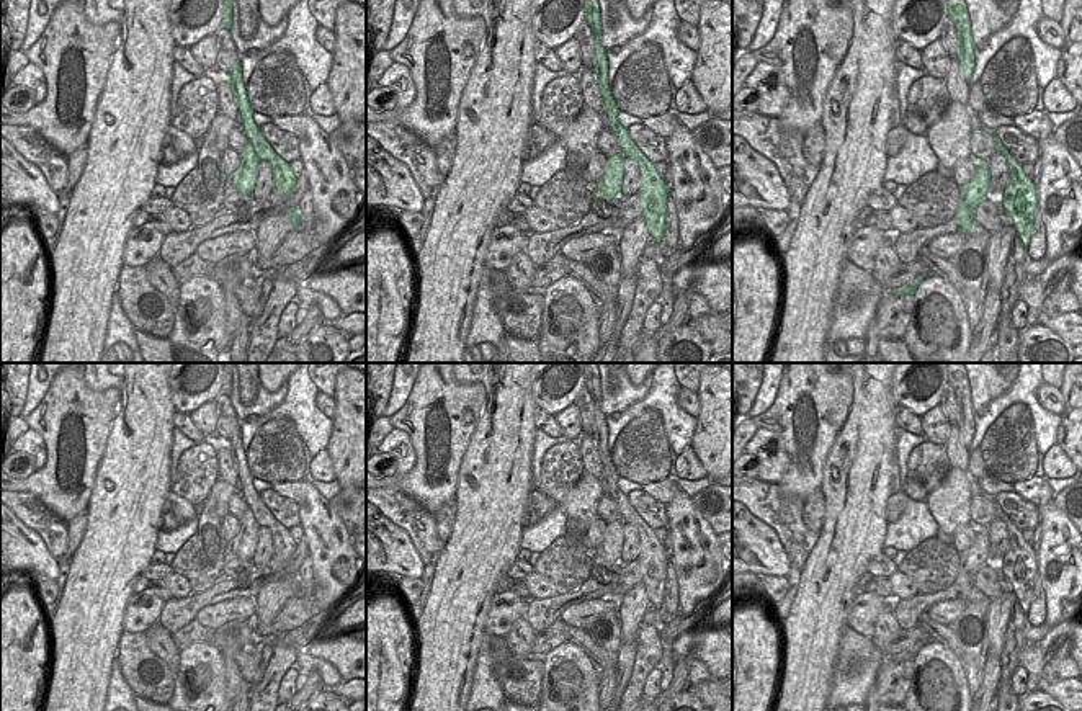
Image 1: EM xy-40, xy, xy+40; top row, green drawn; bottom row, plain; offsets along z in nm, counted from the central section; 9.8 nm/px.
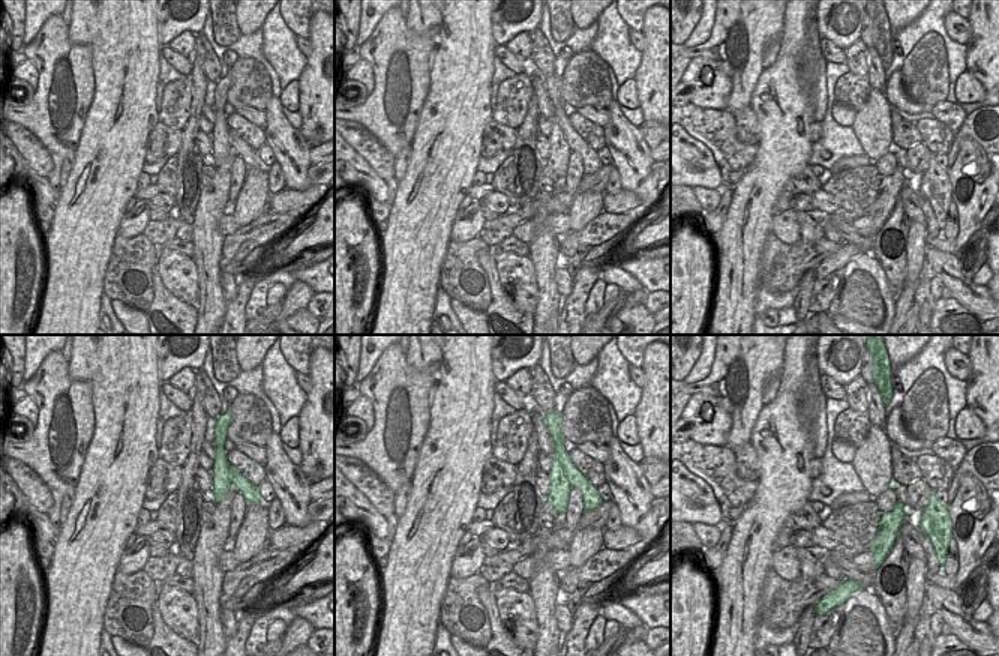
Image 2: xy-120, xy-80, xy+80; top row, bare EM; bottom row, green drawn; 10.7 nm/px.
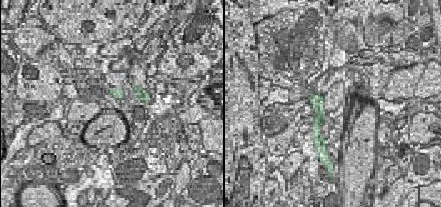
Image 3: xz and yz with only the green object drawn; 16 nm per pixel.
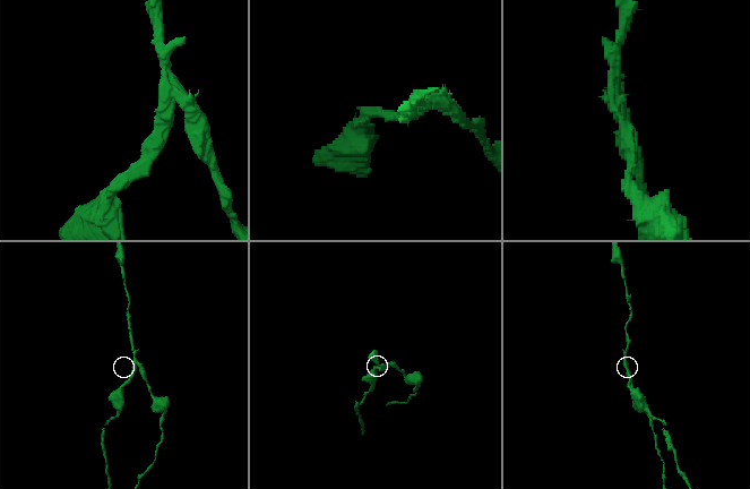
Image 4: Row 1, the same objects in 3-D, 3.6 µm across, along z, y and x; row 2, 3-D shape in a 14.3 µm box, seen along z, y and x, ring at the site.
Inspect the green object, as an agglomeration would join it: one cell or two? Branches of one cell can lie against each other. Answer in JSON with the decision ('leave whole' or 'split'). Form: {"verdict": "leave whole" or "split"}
{"verdict": "split"}

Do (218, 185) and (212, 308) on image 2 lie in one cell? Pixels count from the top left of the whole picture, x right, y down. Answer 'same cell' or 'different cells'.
same cell

